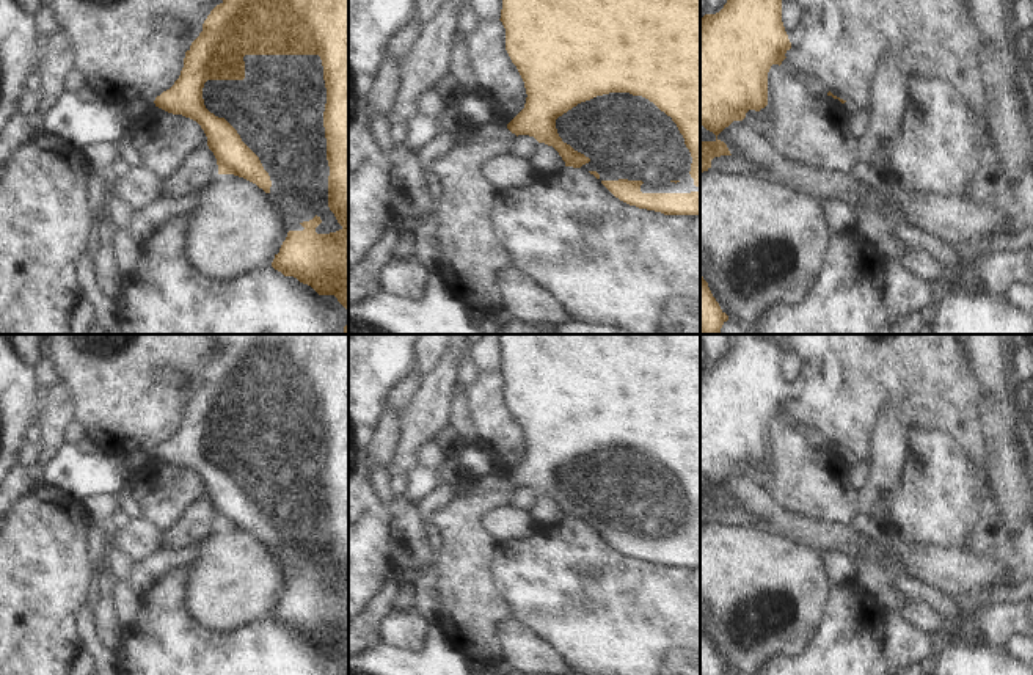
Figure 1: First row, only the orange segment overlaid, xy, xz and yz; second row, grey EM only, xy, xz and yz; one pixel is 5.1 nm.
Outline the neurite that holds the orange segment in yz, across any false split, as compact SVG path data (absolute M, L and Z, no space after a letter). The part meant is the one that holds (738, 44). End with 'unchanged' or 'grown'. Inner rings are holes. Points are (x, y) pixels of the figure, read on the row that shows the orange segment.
M727 0L719 13L700 19L700 126L716 135L714 141L700 141L700 173L711 168L714 157L732 155L717 135L749 110L768 105L768 72L790 49L782 0Z | unchanged

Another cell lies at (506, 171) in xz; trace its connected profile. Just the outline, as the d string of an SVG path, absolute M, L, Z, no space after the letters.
M512 154L488 160L482 173L499 190L527 187L537 179L531 159L520 159Z

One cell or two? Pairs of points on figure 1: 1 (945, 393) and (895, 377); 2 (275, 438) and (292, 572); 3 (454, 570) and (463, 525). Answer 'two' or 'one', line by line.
1: one
2: one
3: one

